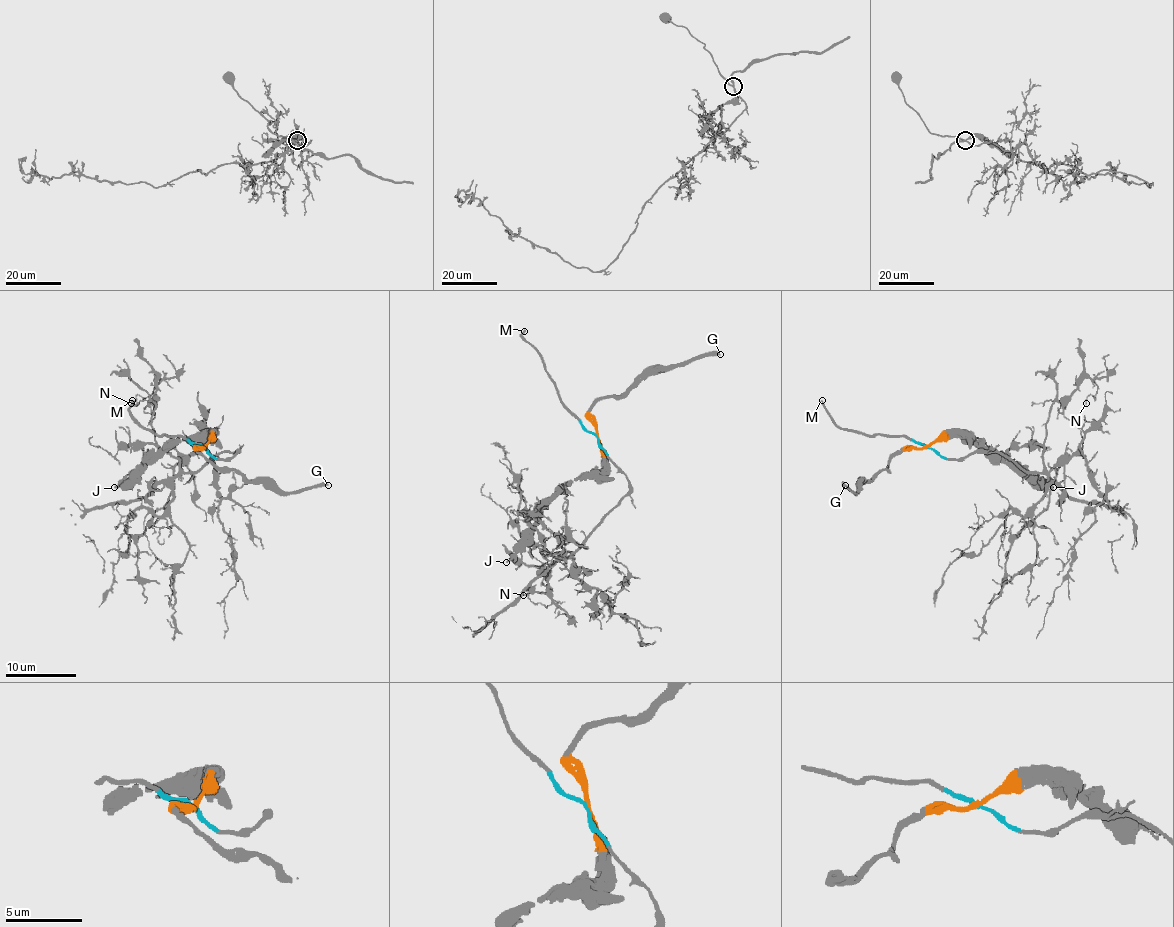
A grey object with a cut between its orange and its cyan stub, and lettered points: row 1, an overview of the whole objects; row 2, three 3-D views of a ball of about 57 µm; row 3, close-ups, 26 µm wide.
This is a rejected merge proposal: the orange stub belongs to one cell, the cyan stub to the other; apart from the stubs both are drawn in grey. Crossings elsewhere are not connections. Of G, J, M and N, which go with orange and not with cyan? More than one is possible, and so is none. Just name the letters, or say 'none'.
G, J

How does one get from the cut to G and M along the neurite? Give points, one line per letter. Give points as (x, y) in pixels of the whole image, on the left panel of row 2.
G: (205, 447), (198, 451), (219, 467), (235, 468), (251, 481), (284, 491), (328, 484)
M: (205, 447), (180, 437), (155, 435), (146, 429), (131, 412), (132, 399)

